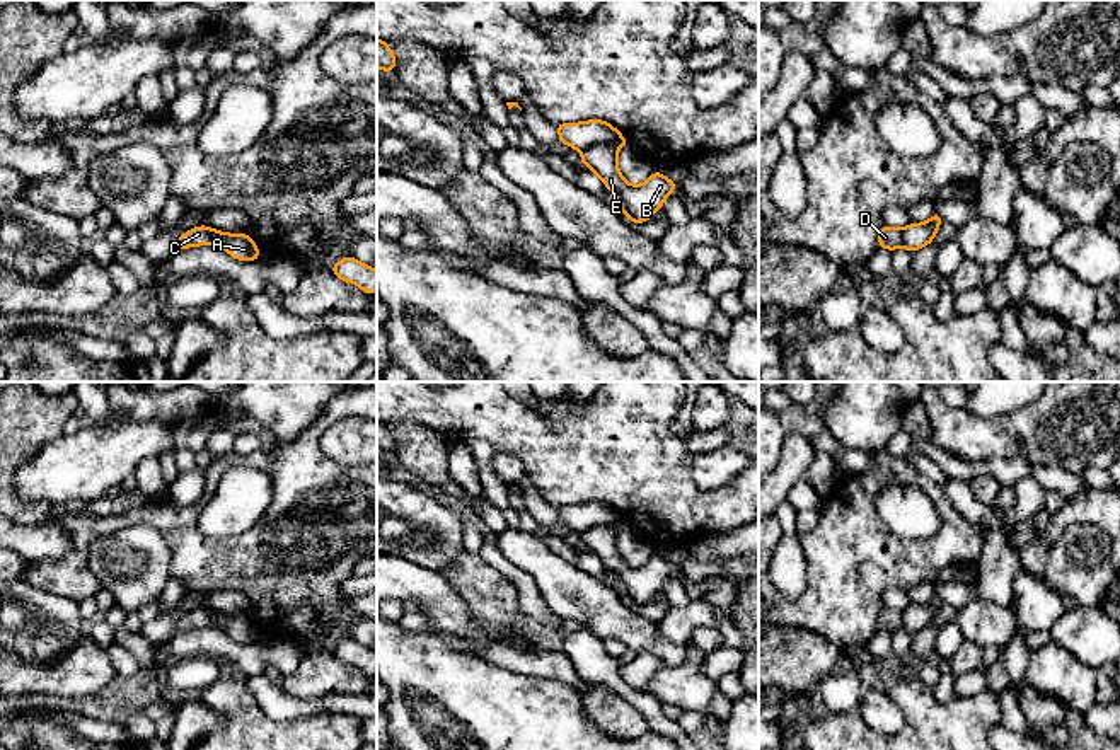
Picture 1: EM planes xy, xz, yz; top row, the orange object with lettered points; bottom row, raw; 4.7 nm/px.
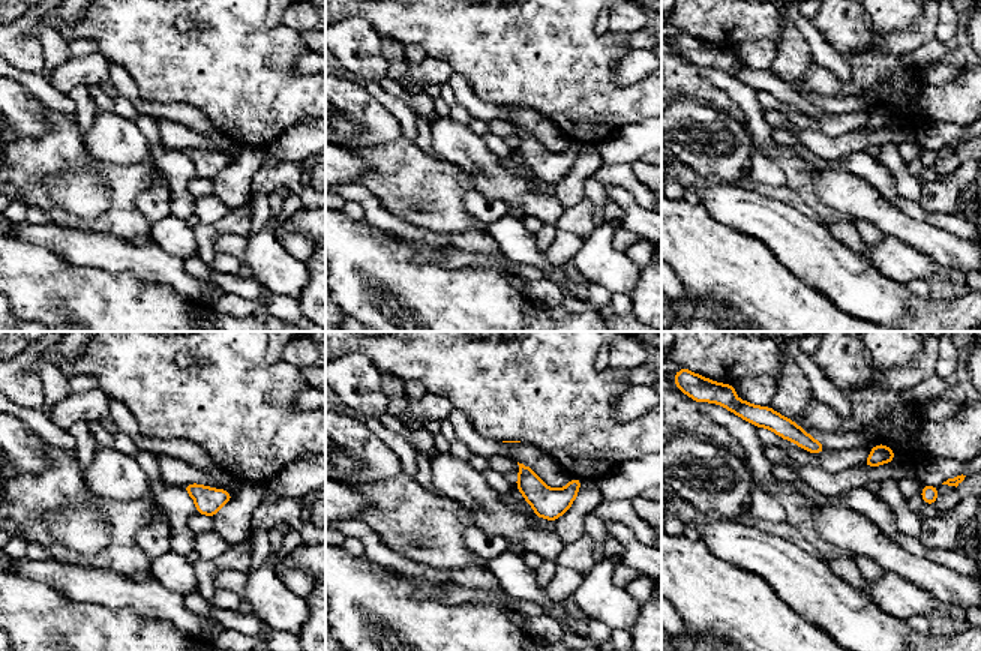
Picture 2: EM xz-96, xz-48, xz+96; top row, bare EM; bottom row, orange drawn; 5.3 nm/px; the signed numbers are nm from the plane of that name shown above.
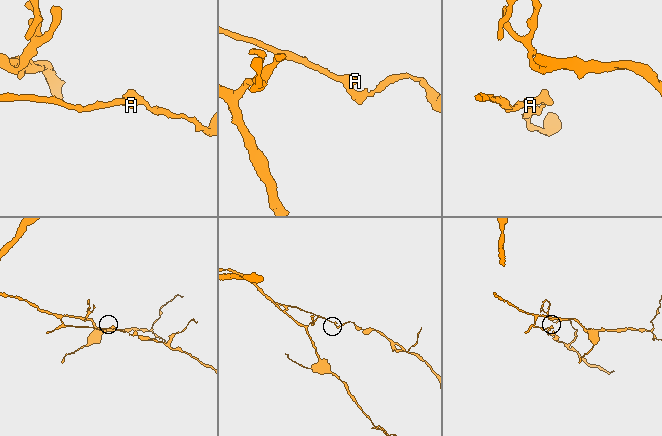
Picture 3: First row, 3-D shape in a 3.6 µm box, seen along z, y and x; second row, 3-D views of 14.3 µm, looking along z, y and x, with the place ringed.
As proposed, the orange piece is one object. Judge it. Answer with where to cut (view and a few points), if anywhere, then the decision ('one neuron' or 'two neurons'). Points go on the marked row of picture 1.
xz (611, 142), (597, 142), (582, 152) | two neurons

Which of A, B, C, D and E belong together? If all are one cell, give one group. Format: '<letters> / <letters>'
A B E / C D

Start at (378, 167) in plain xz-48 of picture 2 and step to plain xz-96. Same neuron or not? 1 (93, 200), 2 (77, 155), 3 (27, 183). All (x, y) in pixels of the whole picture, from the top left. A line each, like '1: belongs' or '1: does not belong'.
1: does not belong
2: belongs
3: belongs

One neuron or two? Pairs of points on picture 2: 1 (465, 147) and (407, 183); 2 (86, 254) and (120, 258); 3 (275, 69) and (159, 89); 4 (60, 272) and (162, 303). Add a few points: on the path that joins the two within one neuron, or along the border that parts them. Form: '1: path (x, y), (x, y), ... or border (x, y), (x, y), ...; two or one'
1: border (444, 159), (464, 168), (474, 180); two
2: path (95, 254), (111, 254); one
3: path (246, 69), (188, 69); one
4: path (86, 297), (92, 303), (137, 303); one

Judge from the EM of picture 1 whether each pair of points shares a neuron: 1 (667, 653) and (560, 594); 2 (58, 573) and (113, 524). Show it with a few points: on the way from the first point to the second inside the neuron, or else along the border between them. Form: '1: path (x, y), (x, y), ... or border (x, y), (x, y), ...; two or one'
1: path (640, 634), (587, 599); one
2: path (74, 558), (80, 544), (98, 527); one

